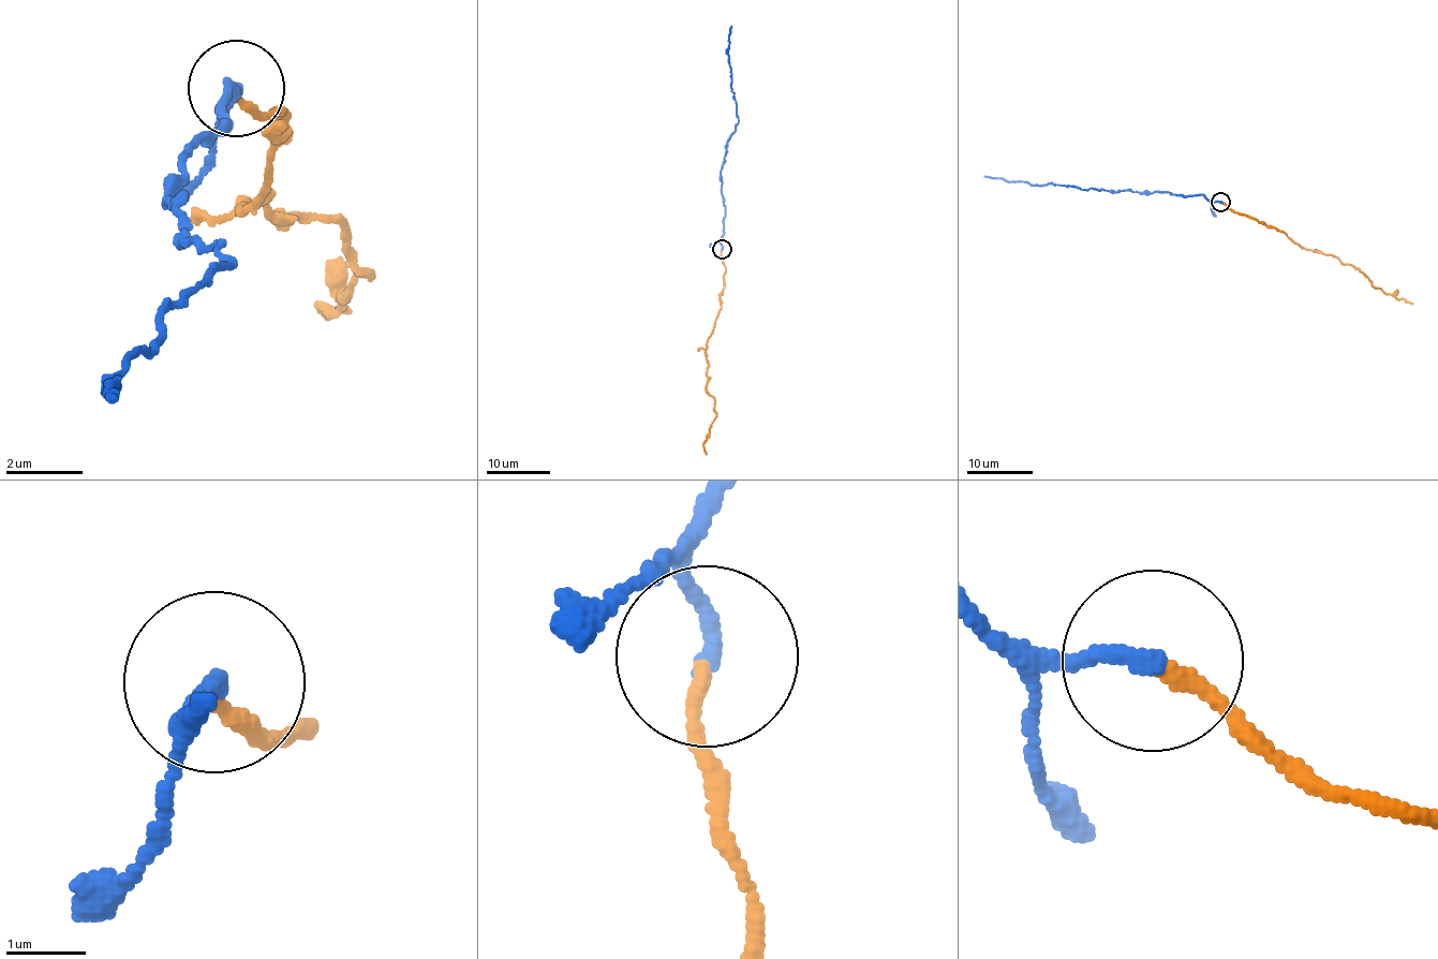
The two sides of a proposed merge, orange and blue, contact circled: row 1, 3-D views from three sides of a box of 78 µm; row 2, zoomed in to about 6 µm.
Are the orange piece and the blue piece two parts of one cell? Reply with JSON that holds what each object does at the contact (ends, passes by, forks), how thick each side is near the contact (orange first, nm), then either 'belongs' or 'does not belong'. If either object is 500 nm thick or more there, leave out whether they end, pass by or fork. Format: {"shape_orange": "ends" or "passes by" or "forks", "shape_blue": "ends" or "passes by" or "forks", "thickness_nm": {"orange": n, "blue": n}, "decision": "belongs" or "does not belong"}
{"shape_orange": "ends", "shape_blue": "ends", "thickness_nm": {"orange": 170, "blue": 240}, "decision": "belongs"}

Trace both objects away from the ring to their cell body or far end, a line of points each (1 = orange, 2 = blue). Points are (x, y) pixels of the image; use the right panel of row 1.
1: (1221, 202), (1236, 214), (1275, 226), (1307, 249), (1332, 253), (1342, 263), (1351, 264), (1373, 285), (1413, 304)
2: (1221, 202), (1210, 201), (1203, 195), (1085, 189), (984, 175)

